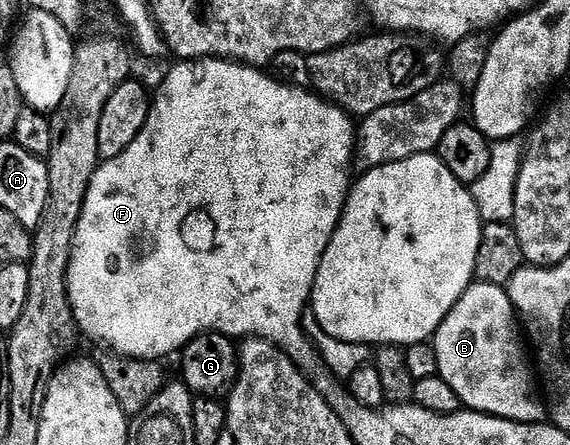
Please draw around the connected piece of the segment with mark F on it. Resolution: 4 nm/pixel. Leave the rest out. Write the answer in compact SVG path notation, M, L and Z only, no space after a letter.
M197 59L194 61L179 61L176 64L176 67L164 77L163 84L159 87L159 92L154 92L147 124L145 125L145 129L141 129L137 141L133 141L133 145L129 145L129 149L125 149L125 153L119 155L116 159L100 162L94 177L91 178L89 193L85 193L85 205L81 209L81 217L77 221L77 229L71 242L71 260L69 261L69 269L67 270L67 297L71 302L71 312L75 318L76 328L82 334L84 331L93 342L104 343L107 346L104 348L110 349L114 354L126 355L129 359L149 359L152 361L166 360L166 355L171 355L174 351L175 354L182 352L183 348L192 339L208 333L227 335L233 341L263 339L266 343L280 347L299 366L299 370L310 379L311 384L317 390L326 392L327 383L337 377L327 368L323 358L319 356L319 348L308 339L306 331L303 330L303 317L311 301L311 290L315 284L317 269L325 257L325 249L329 249L329 241L333 237L333 233L339 228L339 222L341 221L343 210L347 204L347 193L353 186L353 160L355 157L355 137L357 134L356 124L353 122L352 116L348 115L346 111L342 111L335 104L328 103L325 99L320 99L318 95L312 93L310 90L307 90L308 92L298 91L295 87L286 87L285 84L278 83L277 80L263 75L267 73L264 73L258 67L248 67L230 59Z

